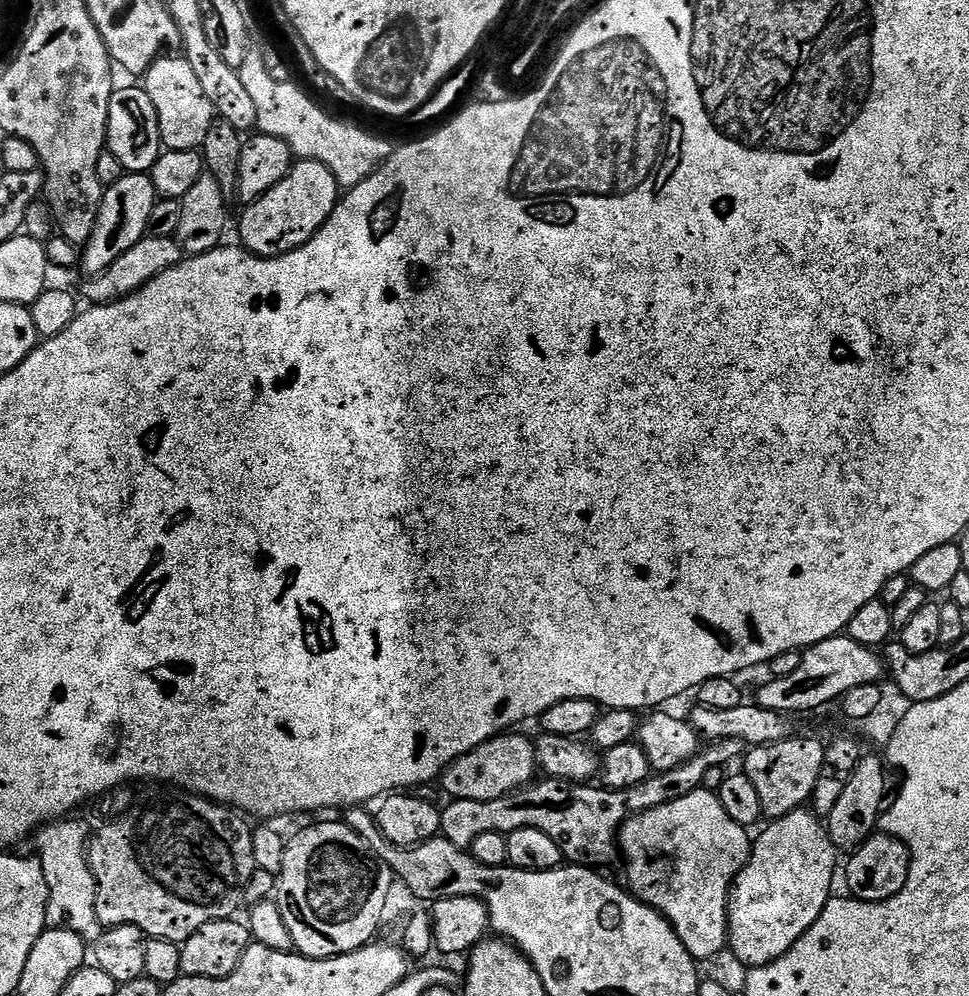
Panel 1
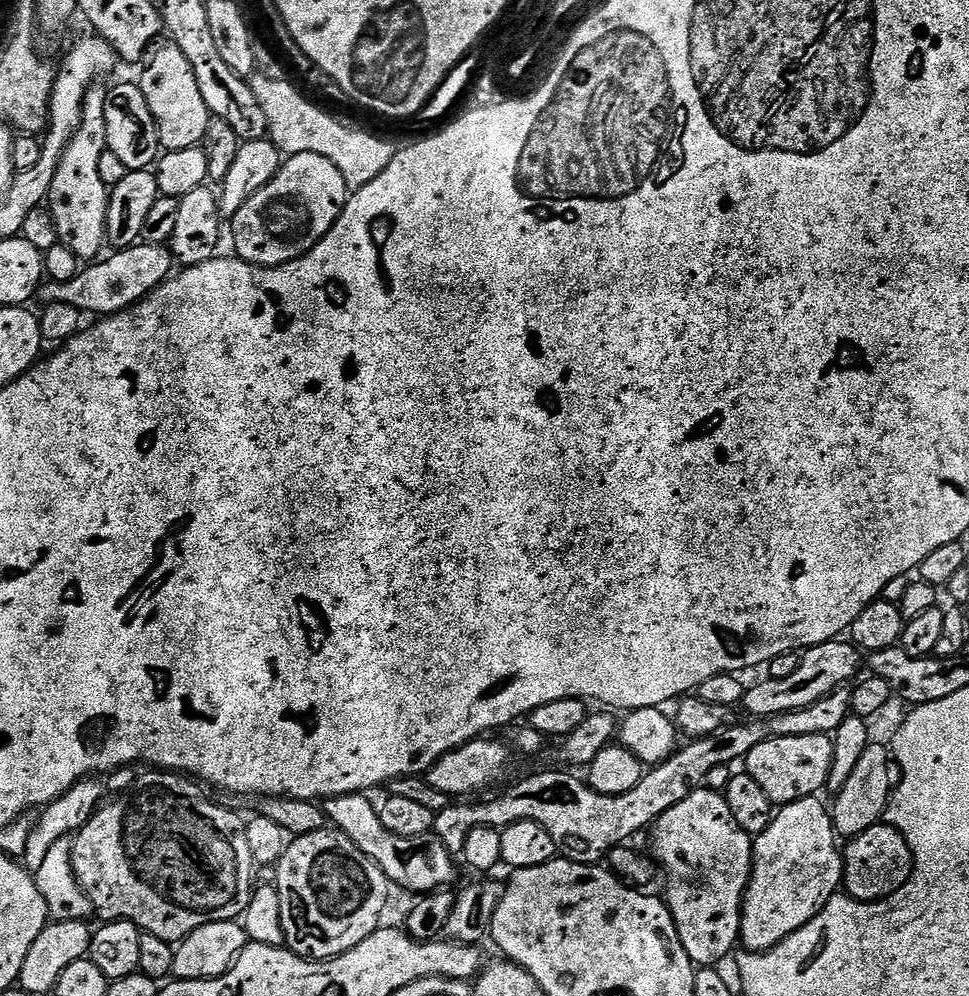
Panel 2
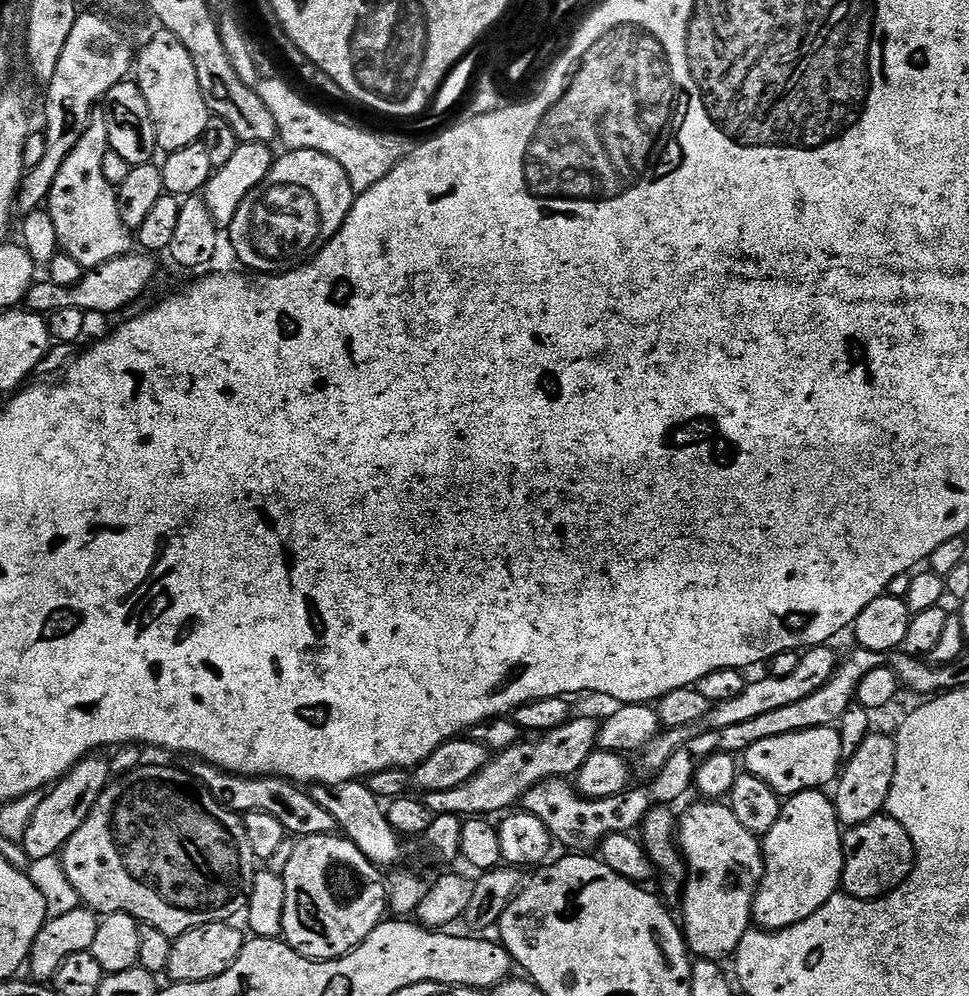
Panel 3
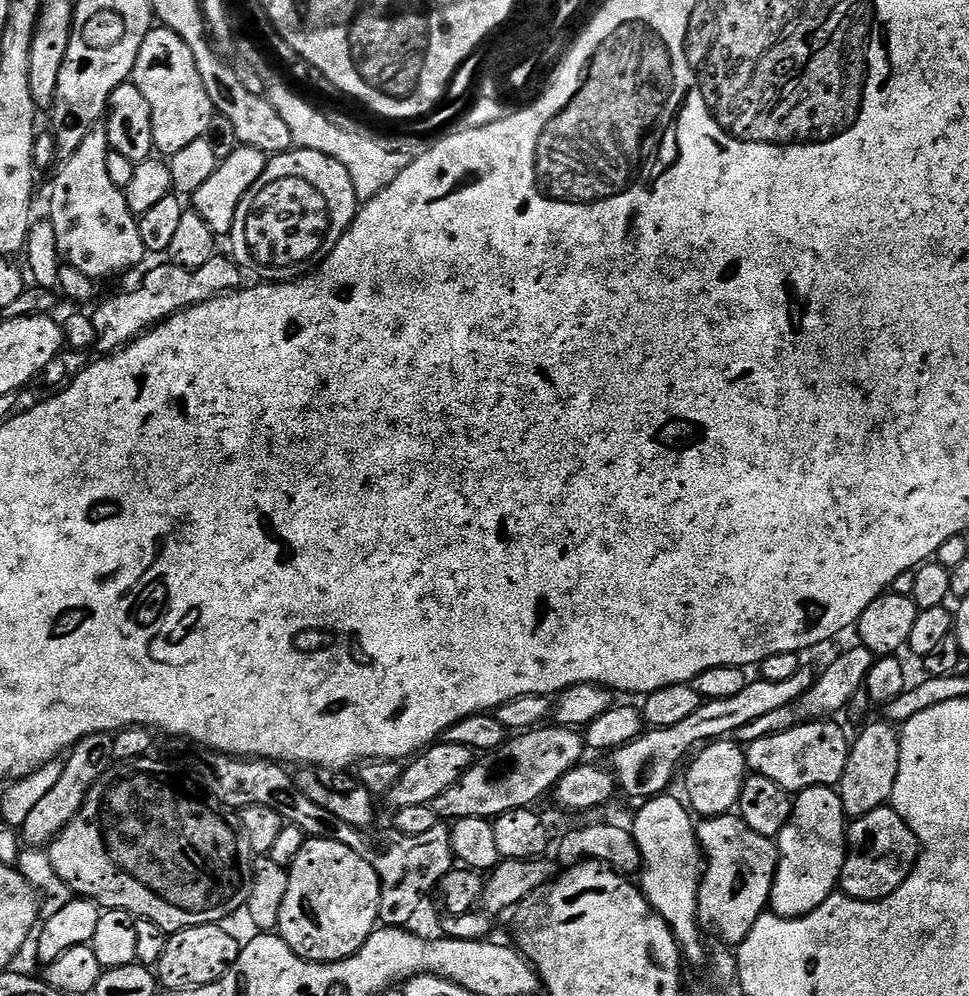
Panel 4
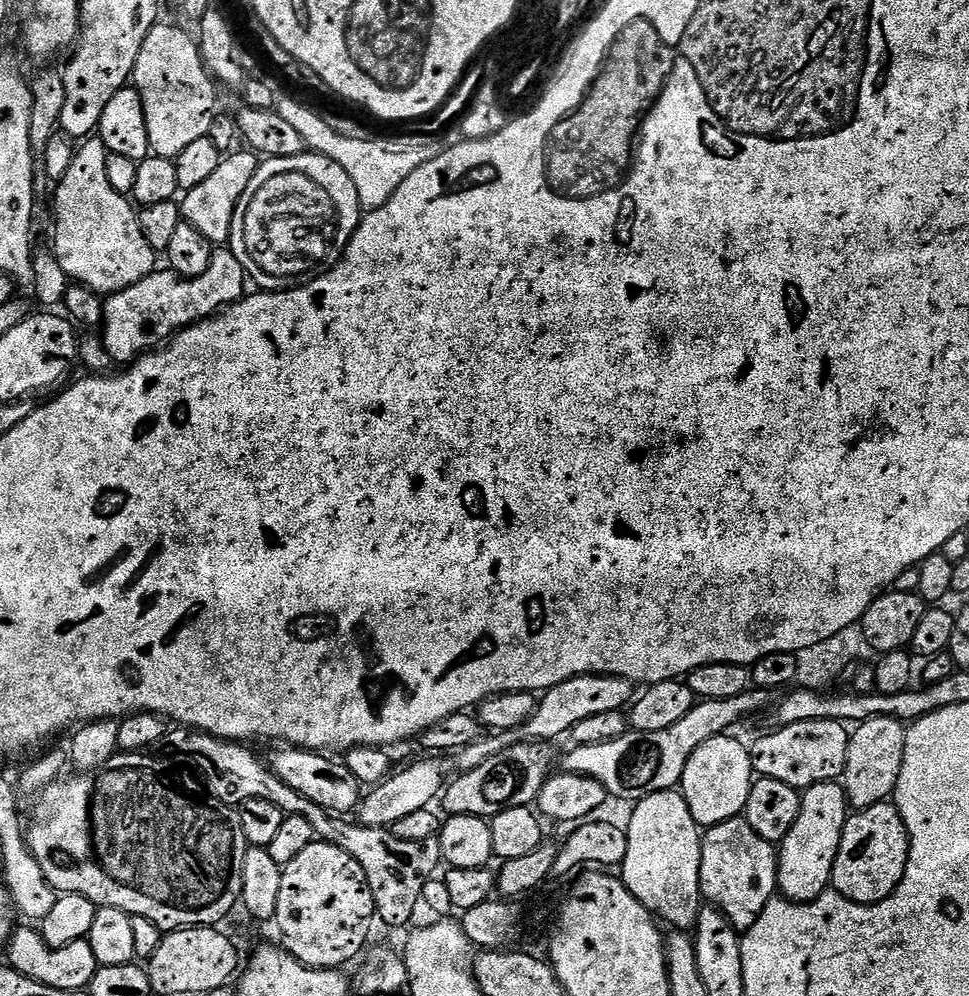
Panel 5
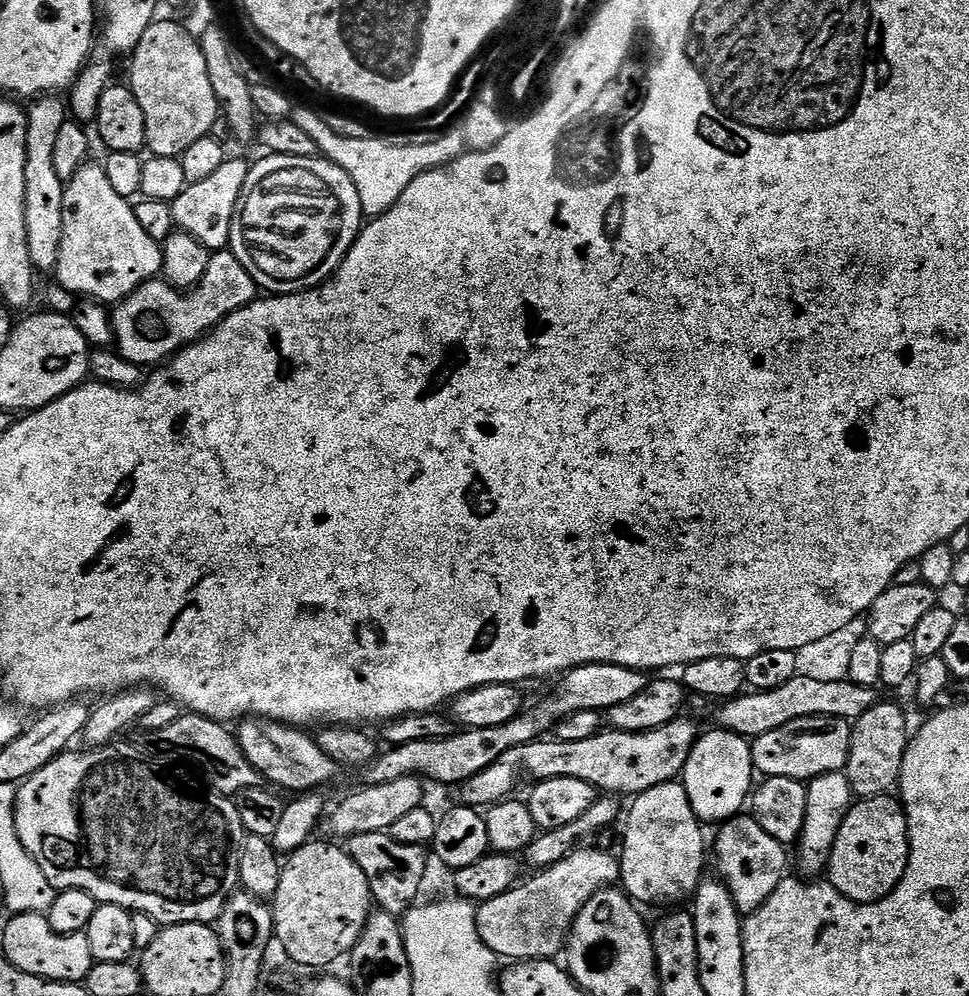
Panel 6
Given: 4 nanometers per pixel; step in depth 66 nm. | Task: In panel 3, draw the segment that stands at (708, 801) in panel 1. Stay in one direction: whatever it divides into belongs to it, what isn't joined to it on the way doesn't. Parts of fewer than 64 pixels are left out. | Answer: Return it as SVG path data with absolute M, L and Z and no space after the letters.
M699 803L678 816L678 847L687 865L682 931L693 957L724 962L735 953L753 923L752 903L764 877L764 849L761 841L734 818L727 803Z

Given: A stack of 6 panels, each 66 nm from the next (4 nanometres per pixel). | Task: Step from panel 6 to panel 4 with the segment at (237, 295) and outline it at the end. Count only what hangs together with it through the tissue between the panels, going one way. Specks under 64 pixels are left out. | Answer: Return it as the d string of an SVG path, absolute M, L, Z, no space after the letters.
M217 254L206 262L206 266L183 268L171 262L163 262L157 268L152 268L140 280L137 288L122 292L112 297L105 304L100 304L96 312L91 313L96 335L95 351L100 354L111 354L131 344L133 340L143 336L164 320L169 320L187 308L206 302L215 296L226 292L234 292L241 287L242 269L235 260L227 255Z

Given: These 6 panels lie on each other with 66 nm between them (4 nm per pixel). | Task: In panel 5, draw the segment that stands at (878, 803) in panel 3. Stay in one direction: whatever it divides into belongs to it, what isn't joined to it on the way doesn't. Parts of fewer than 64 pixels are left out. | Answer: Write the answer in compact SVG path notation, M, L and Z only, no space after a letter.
M889 716L861 720L851 729L842 783L849 805L853 809L883 804L895 793L898 774L902 774L905 750L905 725Z

